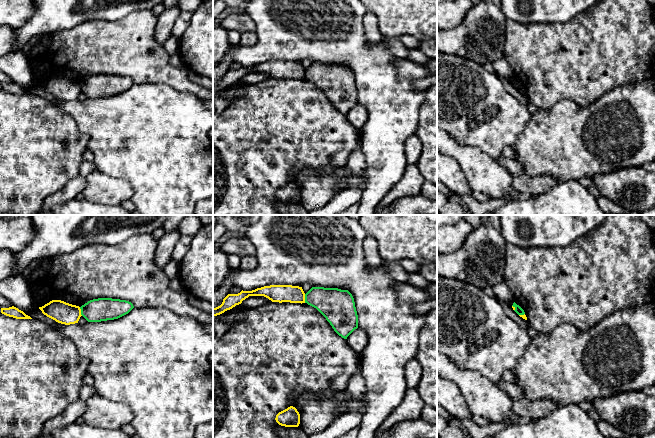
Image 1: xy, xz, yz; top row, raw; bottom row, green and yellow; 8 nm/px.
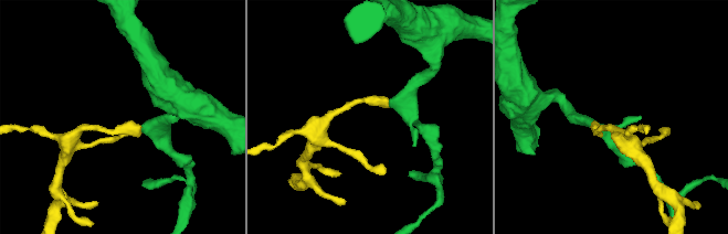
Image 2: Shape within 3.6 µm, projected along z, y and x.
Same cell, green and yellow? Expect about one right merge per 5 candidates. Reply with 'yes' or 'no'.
no

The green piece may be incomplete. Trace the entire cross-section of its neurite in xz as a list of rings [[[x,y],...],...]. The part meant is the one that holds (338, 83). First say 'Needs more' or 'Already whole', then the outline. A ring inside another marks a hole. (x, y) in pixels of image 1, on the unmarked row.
Already whole. [[[312,63],[305,79],[316,84],[344,115],[358,104],[358,91],[352,70],[338,64]]]

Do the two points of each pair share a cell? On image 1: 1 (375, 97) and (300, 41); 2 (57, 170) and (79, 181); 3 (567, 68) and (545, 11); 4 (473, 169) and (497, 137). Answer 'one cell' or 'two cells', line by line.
1: one cell
2: two cells
3: two cells
4: two cells

